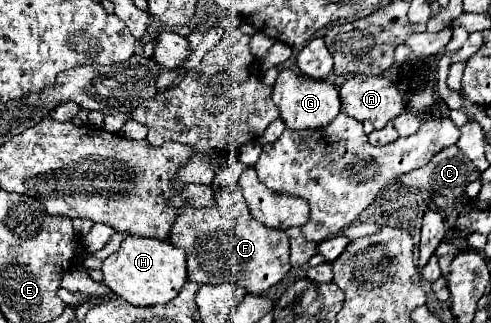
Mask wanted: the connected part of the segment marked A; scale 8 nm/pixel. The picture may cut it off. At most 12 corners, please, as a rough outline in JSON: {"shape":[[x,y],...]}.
{"shape":[[349,76],[343,112],[383,128],[403,110],[383,76]]}

